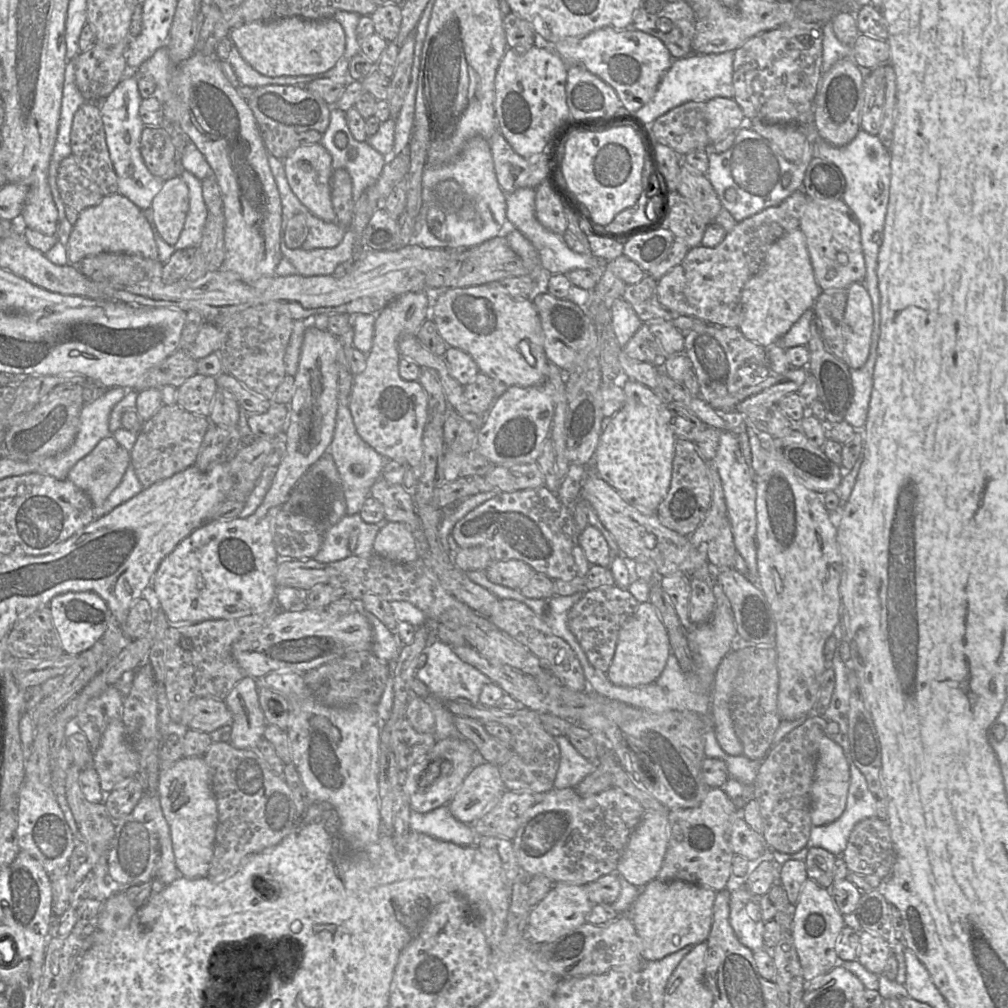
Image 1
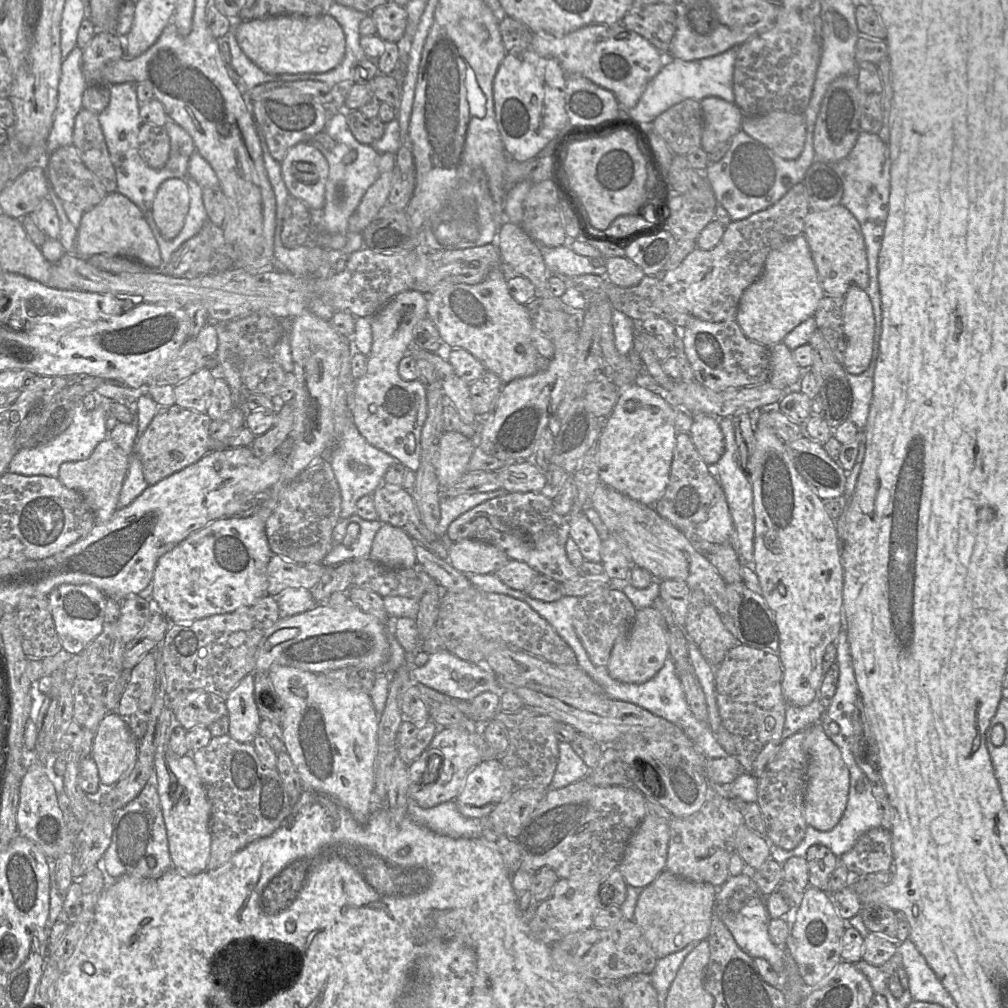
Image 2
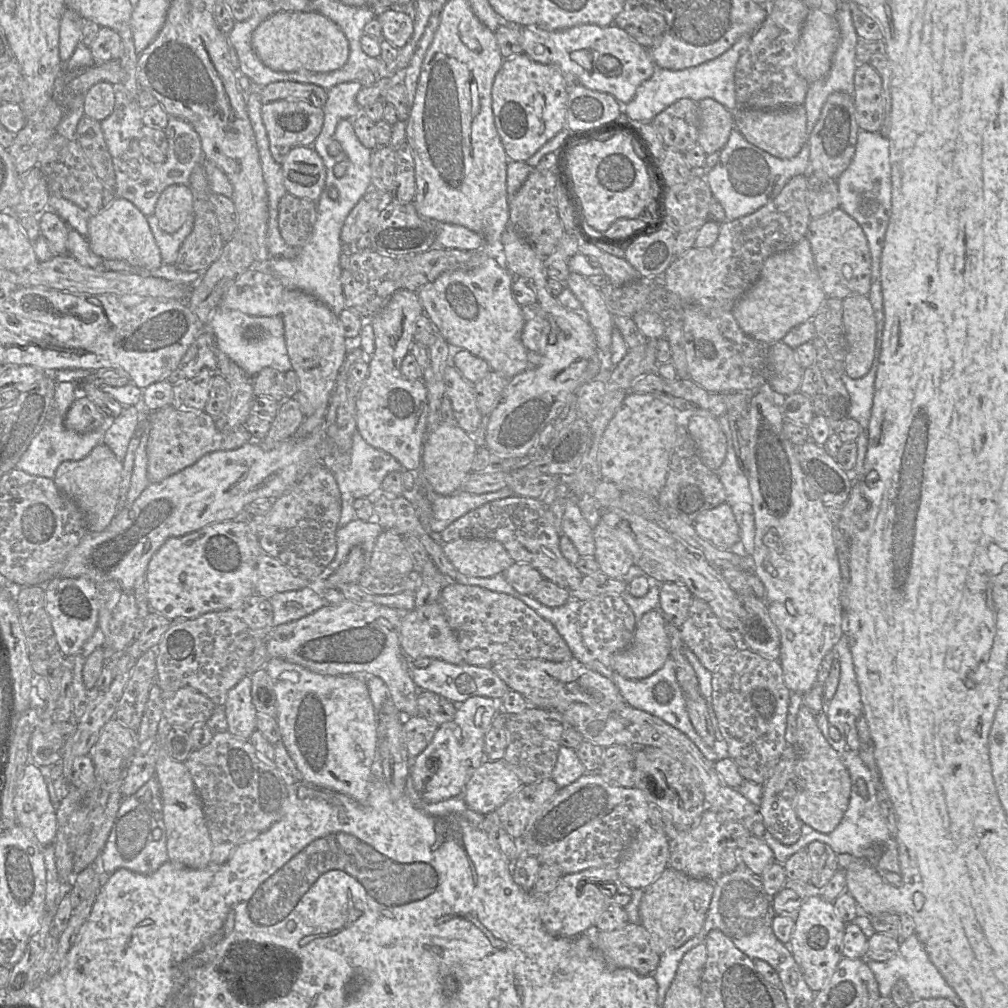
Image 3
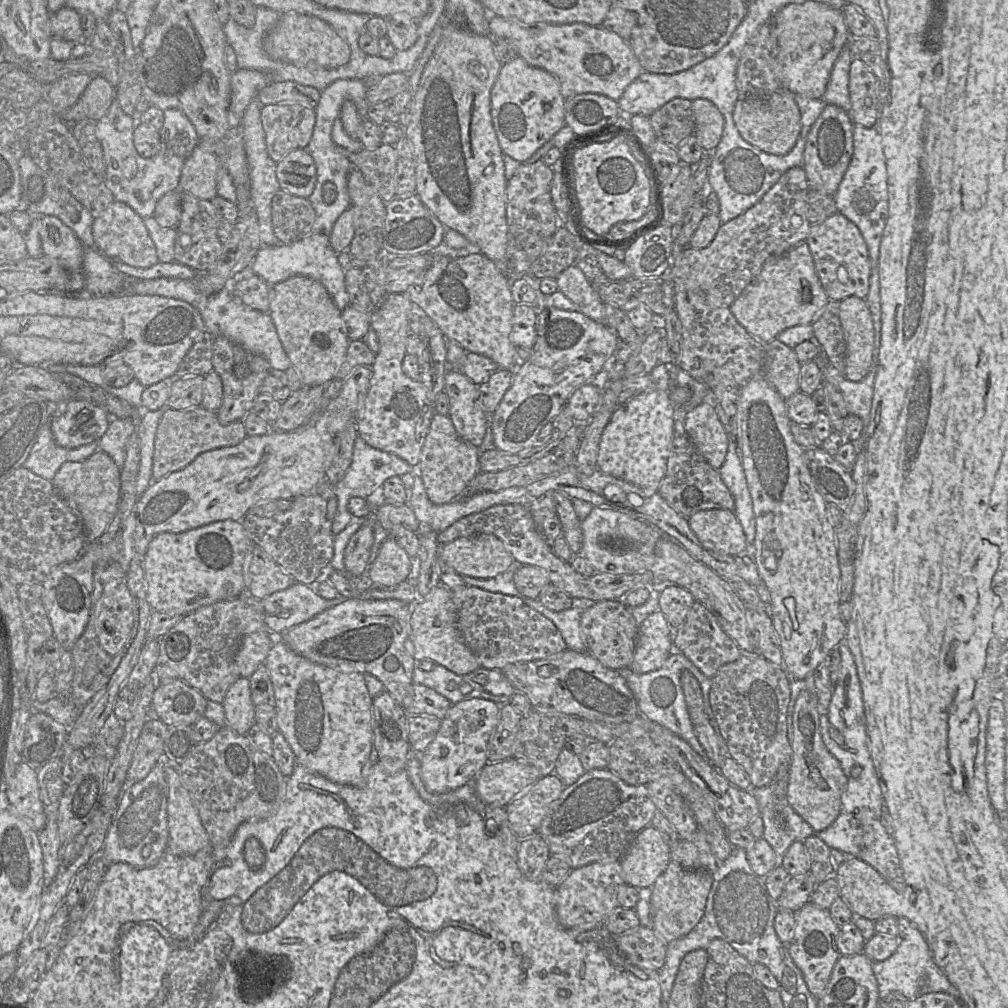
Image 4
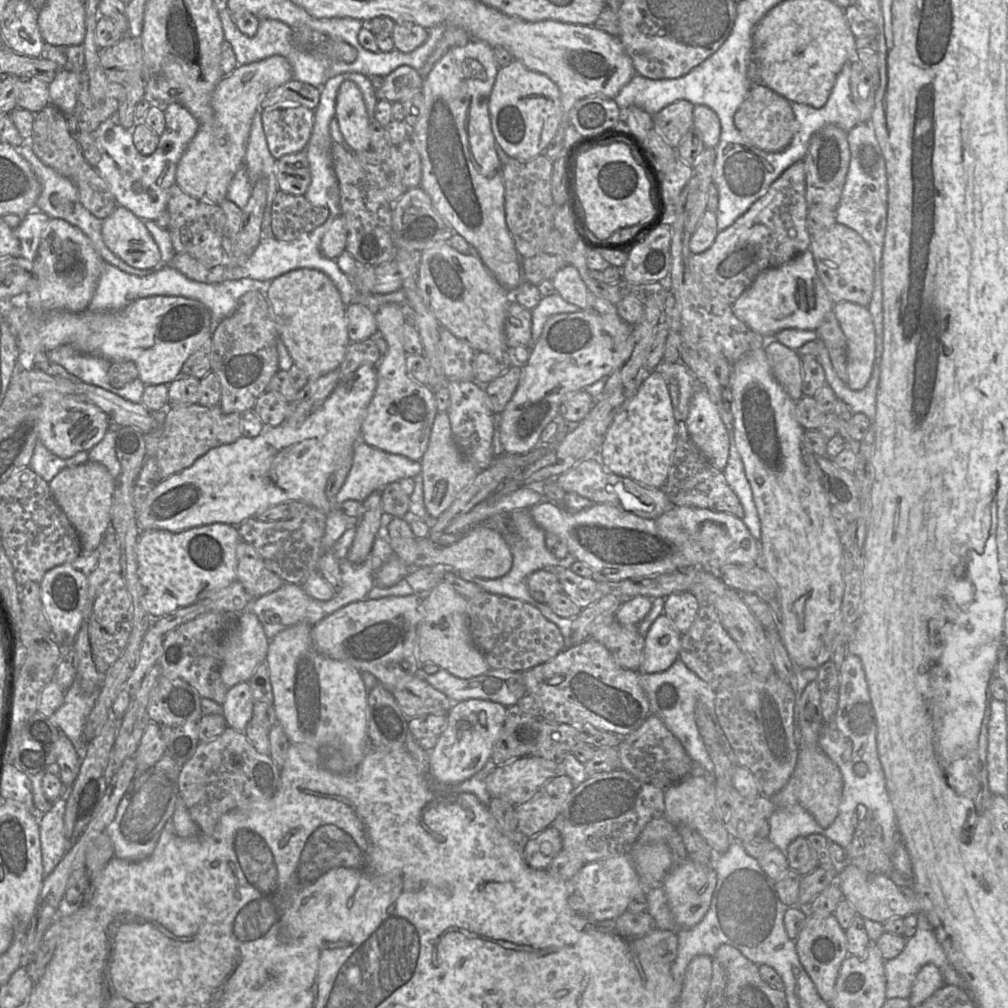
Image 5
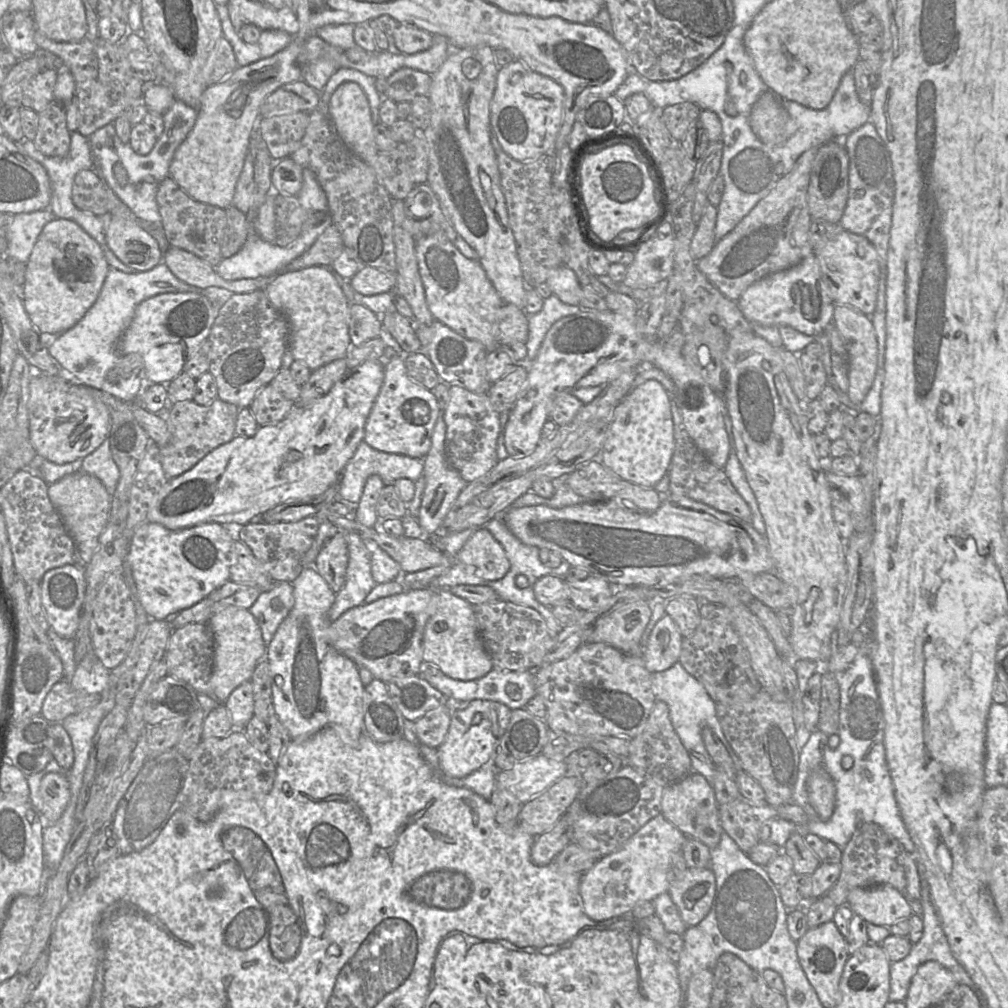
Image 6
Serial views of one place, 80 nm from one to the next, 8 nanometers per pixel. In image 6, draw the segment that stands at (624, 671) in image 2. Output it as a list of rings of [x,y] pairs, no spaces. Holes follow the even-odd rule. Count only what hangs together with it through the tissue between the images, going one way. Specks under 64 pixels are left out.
[[[665,614],[654,626],[646,645],[643,659],[650,673],[669,669],[679,661],[683,637],[675,622]]]

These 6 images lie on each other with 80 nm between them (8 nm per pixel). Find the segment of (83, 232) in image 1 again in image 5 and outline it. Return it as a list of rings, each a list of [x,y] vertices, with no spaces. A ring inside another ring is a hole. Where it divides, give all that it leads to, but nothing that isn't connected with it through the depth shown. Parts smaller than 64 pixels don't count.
[[[117,206],[103,220],[102,237],[109,250],[133,268],[147,270],[161,265],[159,247],[145,222],[125,207]]]

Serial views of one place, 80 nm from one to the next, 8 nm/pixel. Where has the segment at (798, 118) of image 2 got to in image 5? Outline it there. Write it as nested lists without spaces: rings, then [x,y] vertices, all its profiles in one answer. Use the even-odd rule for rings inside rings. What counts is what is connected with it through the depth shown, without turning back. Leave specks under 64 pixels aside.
[[[753,84],[734,115],[734,123],[748,143],[765,152],[781,152],[786,149],[797,130],[791,103],[763,84]]]

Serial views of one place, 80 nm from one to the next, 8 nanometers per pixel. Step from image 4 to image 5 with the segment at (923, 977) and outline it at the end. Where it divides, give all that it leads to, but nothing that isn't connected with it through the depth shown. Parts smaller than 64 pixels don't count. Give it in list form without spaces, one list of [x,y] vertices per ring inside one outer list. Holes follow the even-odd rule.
[[[922,913],[916,915],[918,917],[916,933],[906,941],[903,951],[897,957],[886,960],[884,963],[886,998],[909,999],[916,975],[926,964],[934,964],[939,968],[945,985],[955,985],[968,992],[968,985],[964,978],[949,963],[928,919]]]

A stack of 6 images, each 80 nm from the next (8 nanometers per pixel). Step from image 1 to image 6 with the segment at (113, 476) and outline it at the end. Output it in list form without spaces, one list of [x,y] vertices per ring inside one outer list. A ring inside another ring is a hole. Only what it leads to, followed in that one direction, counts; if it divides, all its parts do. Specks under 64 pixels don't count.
[[[81,471],[49,484],[48,496],[73,539],[78,559],[87,566],[98,548],[101,533],[109,523],[112,497],[98,478]]]

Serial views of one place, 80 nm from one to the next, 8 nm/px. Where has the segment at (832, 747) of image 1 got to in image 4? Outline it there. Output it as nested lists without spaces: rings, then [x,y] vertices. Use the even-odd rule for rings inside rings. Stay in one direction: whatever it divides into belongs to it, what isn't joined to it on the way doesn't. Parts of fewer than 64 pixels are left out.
[[[802,690],[793,715],[787,801],[815,831],[826,829],[836,820],[841,811],[841,797],[847,787],[847,778],[839,761],[828,751],[822,740],[820,716],[816,692]]]

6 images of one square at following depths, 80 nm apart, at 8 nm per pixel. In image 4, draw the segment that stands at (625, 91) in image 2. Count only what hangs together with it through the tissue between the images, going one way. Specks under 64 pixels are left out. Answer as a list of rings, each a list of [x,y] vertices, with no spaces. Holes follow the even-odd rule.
[[[490,14],[490,36],[493,39],[504,39],[510,43],[529,65],[541,68],[553,74],[560,85],[561,94],[566,99],[572,99],[578,94],[597,93],[618,101],[625,89],[644,70],[635,56],[629,43],[614,32],[600,26],[591,26],[586,23],[569,24],[520,24],[501,16]]]

